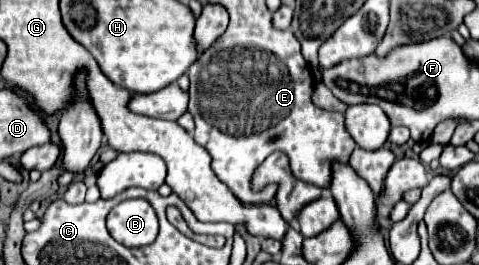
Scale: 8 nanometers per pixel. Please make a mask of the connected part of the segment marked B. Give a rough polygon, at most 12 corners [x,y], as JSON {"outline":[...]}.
{"outline":[[126,199],[106,219],[126,247],[158,237],[158,217],[146,199]]}

